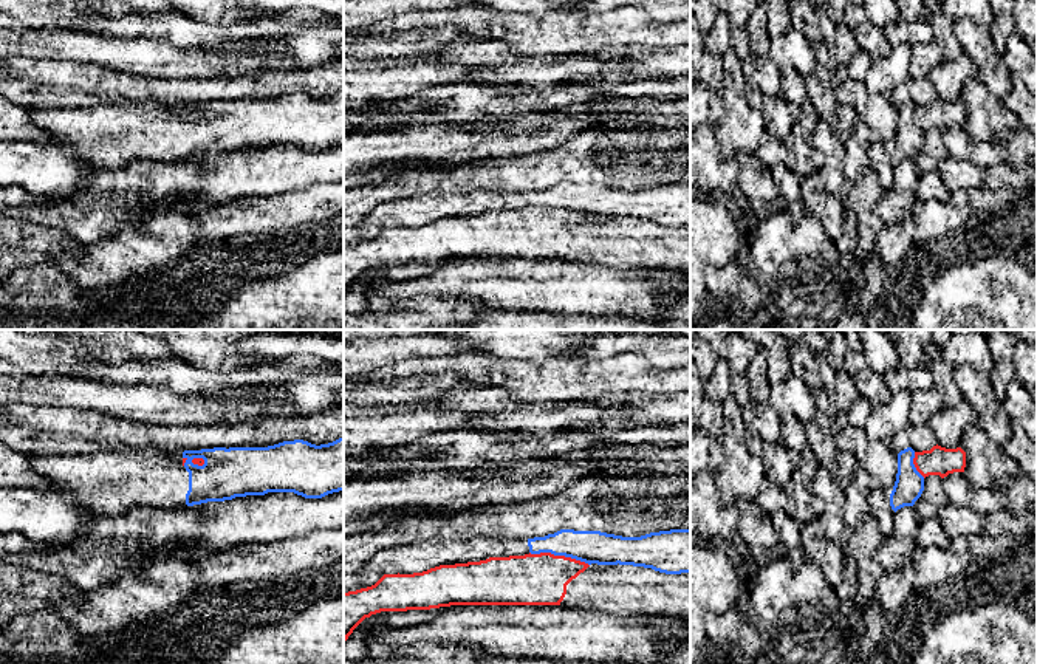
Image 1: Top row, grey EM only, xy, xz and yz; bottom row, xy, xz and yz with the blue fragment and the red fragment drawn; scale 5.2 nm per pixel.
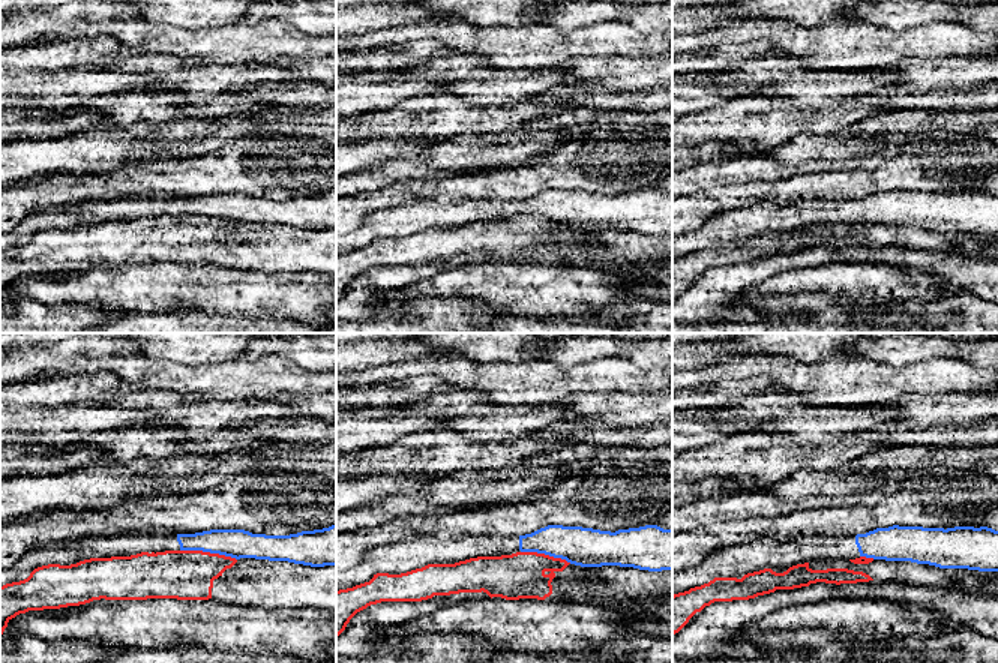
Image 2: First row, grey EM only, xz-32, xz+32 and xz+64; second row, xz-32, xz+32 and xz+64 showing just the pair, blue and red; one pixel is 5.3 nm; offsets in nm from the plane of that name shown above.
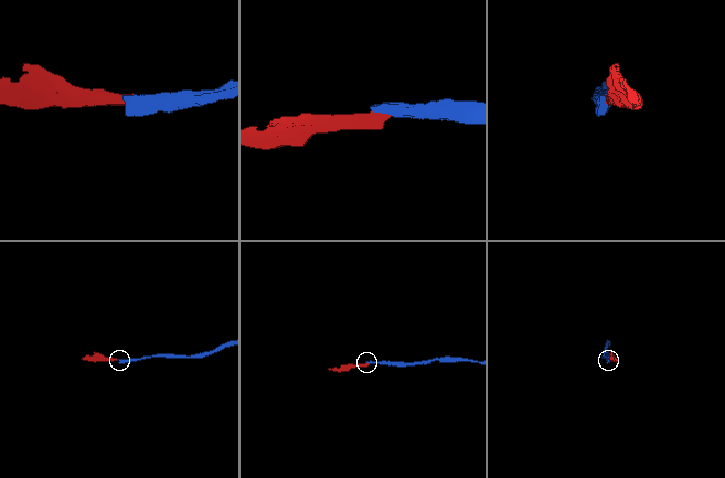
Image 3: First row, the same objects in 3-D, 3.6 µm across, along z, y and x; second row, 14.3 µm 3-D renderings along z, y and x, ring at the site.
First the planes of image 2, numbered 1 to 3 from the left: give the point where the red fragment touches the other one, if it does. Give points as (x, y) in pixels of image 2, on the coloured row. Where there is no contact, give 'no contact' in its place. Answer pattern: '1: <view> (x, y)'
1: xz-32 (209, 551)
2: xz+32 (547, 554)
3: xz+64 (868, 557)

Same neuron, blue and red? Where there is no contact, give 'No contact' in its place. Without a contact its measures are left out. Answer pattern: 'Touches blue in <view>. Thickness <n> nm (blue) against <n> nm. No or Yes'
Touches blue in xz. Thickness 180 nm (blue) against 280 nm. No

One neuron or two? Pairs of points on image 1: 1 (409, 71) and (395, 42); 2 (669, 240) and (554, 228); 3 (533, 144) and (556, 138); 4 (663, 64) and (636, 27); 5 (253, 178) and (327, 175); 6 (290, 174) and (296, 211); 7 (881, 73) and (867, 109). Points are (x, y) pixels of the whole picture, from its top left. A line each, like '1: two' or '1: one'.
1: two
2: one
3: one
4: two
5: one
6: two
7: two

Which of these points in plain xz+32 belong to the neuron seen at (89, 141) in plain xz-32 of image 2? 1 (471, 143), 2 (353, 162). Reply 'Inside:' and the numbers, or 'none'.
Inside: 1, 2

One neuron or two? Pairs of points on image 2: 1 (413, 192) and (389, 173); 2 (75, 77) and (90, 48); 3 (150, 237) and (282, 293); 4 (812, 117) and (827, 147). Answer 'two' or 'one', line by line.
1: two
2: two
3: two
4: two

